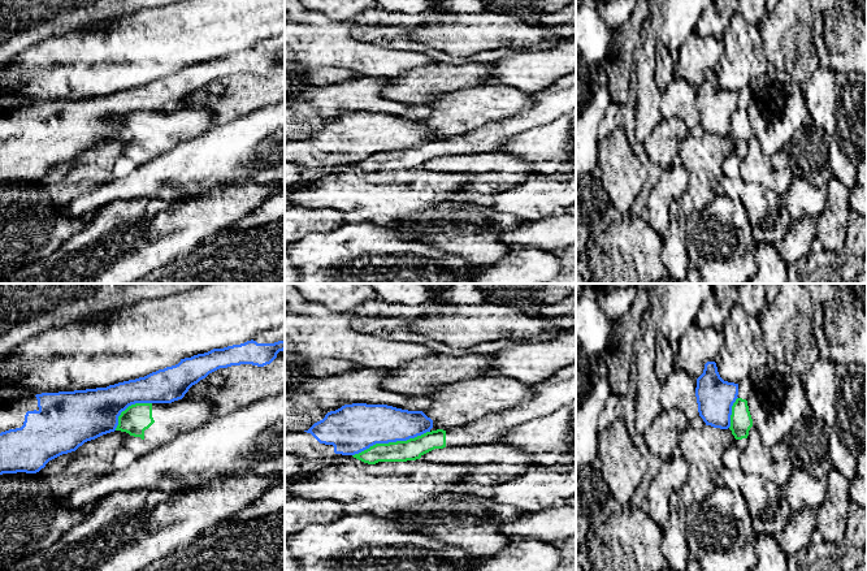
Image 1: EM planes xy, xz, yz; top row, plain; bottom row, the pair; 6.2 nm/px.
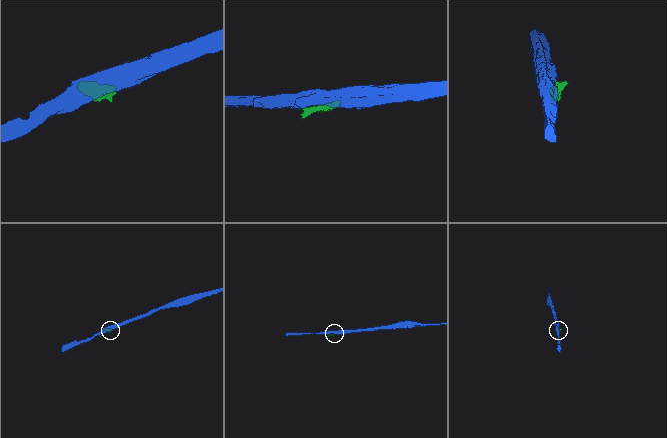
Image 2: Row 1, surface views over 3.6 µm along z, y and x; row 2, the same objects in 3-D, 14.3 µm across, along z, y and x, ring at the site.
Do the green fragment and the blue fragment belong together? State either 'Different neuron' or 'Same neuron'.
Different neuron

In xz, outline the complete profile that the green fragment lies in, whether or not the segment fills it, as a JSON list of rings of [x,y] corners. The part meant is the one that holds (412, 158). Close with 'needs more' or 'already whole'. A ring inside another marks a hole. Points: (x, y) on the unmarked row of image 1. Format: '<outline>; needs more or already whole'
[[[576,72],[560,78],[550,87],[533,94],[534,107],[510,118],[489,124],[461,135],[426,140],[407,150],[376,152],[352,164],[376,173],[378,170],[407,170],[446,155],[495,152],[517,134],[546,125],[576,109]]]; needs more

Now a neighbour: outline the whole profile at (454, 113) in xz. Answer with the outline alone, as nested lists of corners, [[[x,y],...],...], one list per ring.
[[[485,83],[465,90],[441,94],[435,96],[430,108],[430,116],[422,121],[433,129],[433,137],[430,138],[432,140],[437,138],[446,139],[450,137],[461,135],[489,124],[510,118],[526,109],[534,108],[534,99],[533,94],[523,92],[511,86]]]

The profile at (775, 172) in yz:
[[[754,134],[749,139],[747,153],[740,161],[738,172],[746,183],[759,183],[781,196],[786,194],[794,178],[786,148],[768,156]]]

